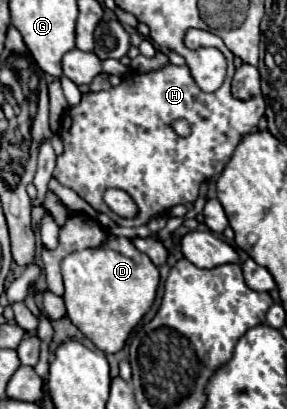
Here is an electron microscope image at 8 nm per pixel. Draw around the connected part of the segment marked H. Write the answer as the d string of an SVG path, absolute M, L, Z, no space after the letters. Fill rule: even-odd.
M190 28L186 32L186 36L184 36L184 42L186 42L188 48L214 46L214 48L218 48L226 56L226 60L228 60L228 76L226 76L226 80L224 80L220 90L216 90L212 94L200 92L200 88L190 78L188 66L166 64L166 66L162 66L158 70L152 70L152 72L136 72L136 70L132 70L128 76L122 78L122 84L116 86L116 88L110 88L110 92L98 92L98 94L90 94L88 92L88 94L84 94L82 102L78 106L70 108L64 114L64 118L62 118L60 136L64 140L64 154L58 156L58 162L56 162L56 168L54 168L54 178L60 184L72 188L94 210L104 212L110 218L112 218L112 210L104 204L102 194L108 188L122 188L122 190L126 190L136 200L140 212L132 220L112 218L120 226L134 226L134 228L138 228L138 226L148 224L148 220L152 216L166 214L176 204L196 202L196 198L200 196L200 186L204 182L208 182L212 176L218 176L224 170L224 166L226 166L228 158L232 156L234 148L238 146L242 134L248 134L250 130L254 130L258 126L258 120L264 116L266 104L264 104L262 94L252 96L248 100L238 100L238 98L232 96L230 82L232 82L232 76L234 76L234 62L232 62L234 54L226 48L222 38L218 38L216 34L206 32L206 30ZM174 118L176 120L184 118L190 124L190 130L192 130L190 136L180 138L170 128Z

